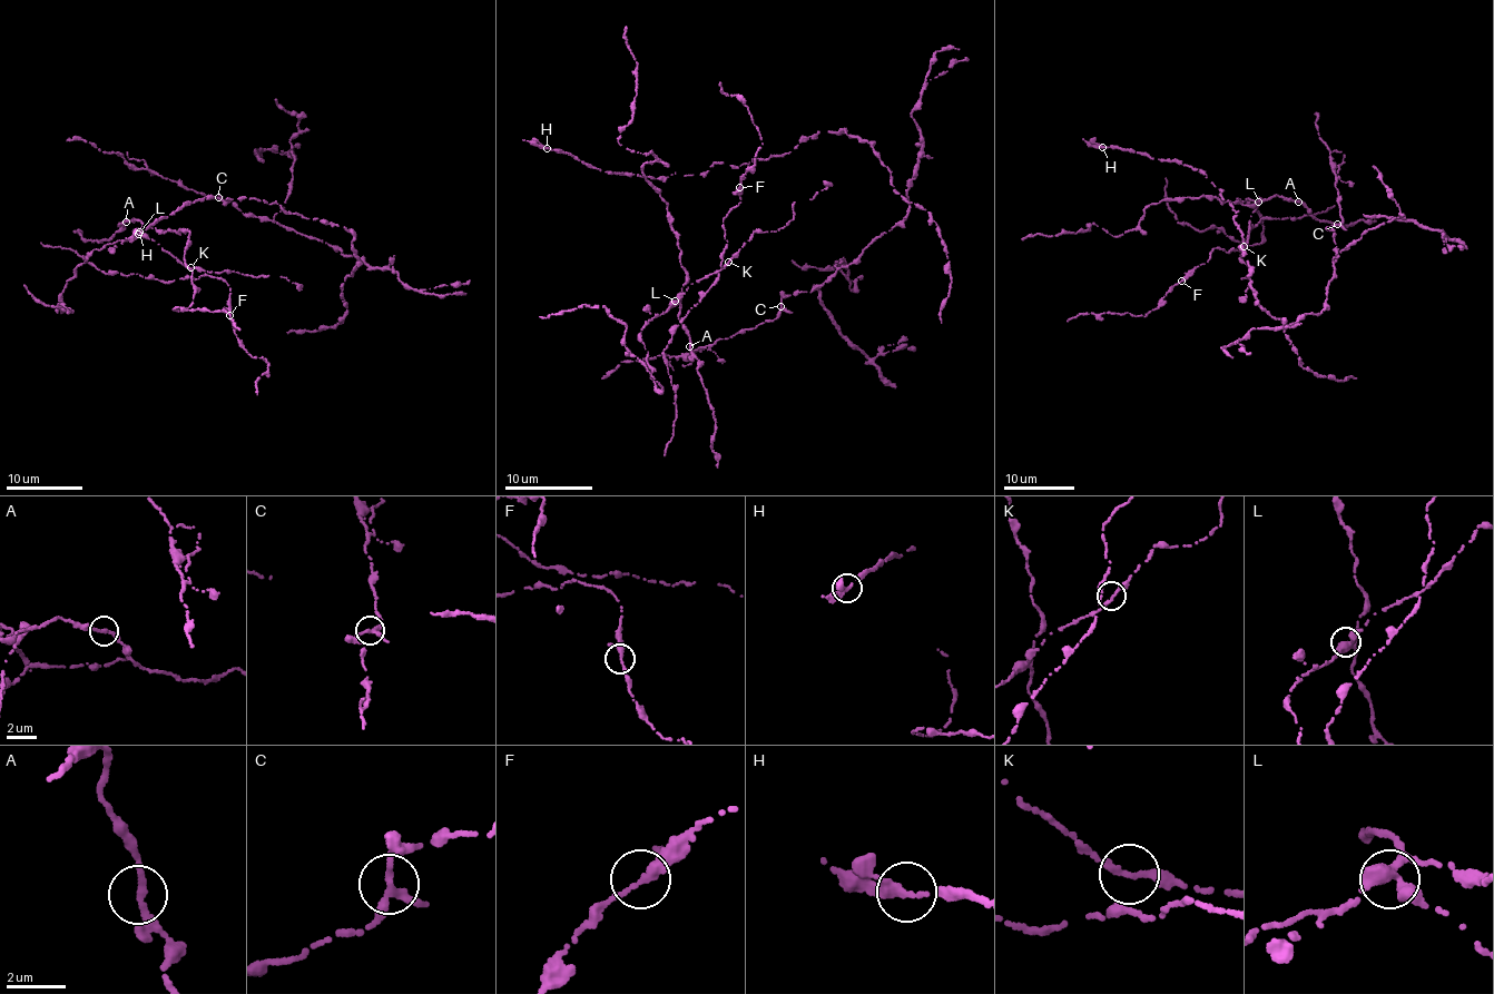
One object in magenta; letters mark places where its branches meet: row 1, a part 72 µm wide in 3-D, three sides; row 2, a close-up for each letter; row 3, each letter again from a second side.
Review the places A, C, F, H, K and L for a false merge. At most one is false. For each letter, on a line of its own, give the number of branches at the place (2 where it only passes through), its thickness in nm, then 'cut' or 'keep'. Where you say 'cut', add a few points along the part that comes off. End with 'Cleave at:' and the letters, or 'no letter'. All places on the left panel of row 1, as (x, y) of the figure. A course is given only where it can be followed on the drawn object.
A: 2 branches meet; 240 nm thick; keep
C: 3 branches meet; 240 nm thick; keep
F: 3 branches meet; 200 nm thick; keep
H: 3 branches meet; 240 nm thick; keep
K: 3 branches meet; 200 nm thick; keep
L: 3 branches meet; 320 nm thick; keep
Cleave at: no letter

